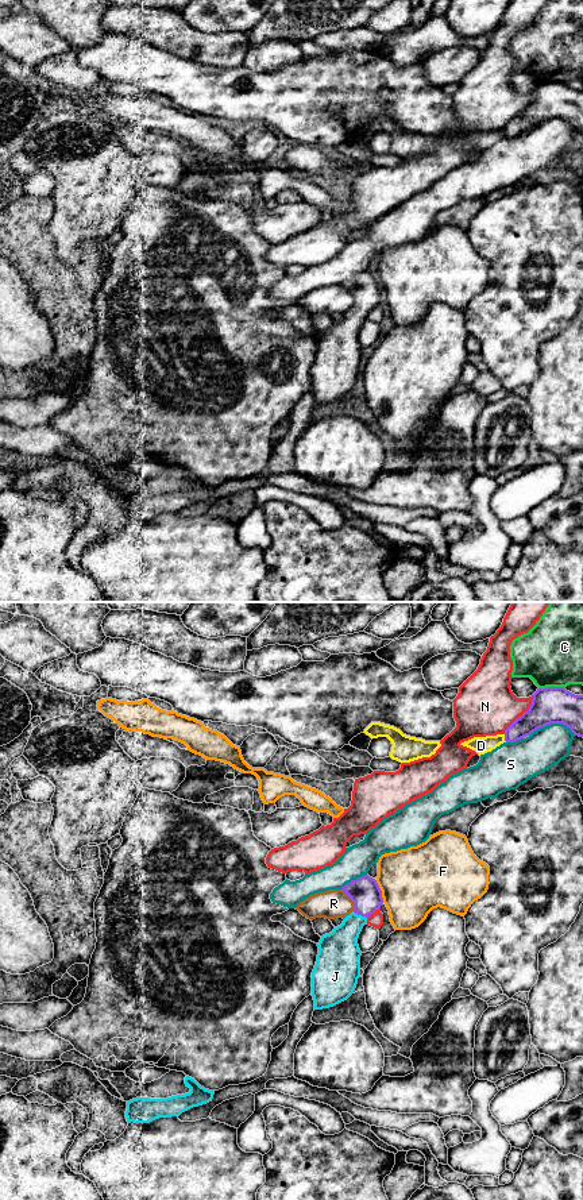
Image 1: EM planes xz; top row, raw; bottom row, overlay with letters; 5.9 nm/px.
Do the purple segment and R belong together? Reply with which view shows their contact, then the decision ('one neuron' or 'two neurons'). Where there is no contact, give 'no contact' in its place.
xz | two neurons

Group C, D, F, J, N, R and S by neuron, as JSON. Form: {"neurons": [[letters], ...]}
{"neurons": [["C"], ["D"], ["F"], ["J"], ["N"], ["R"], ["S"]]}

